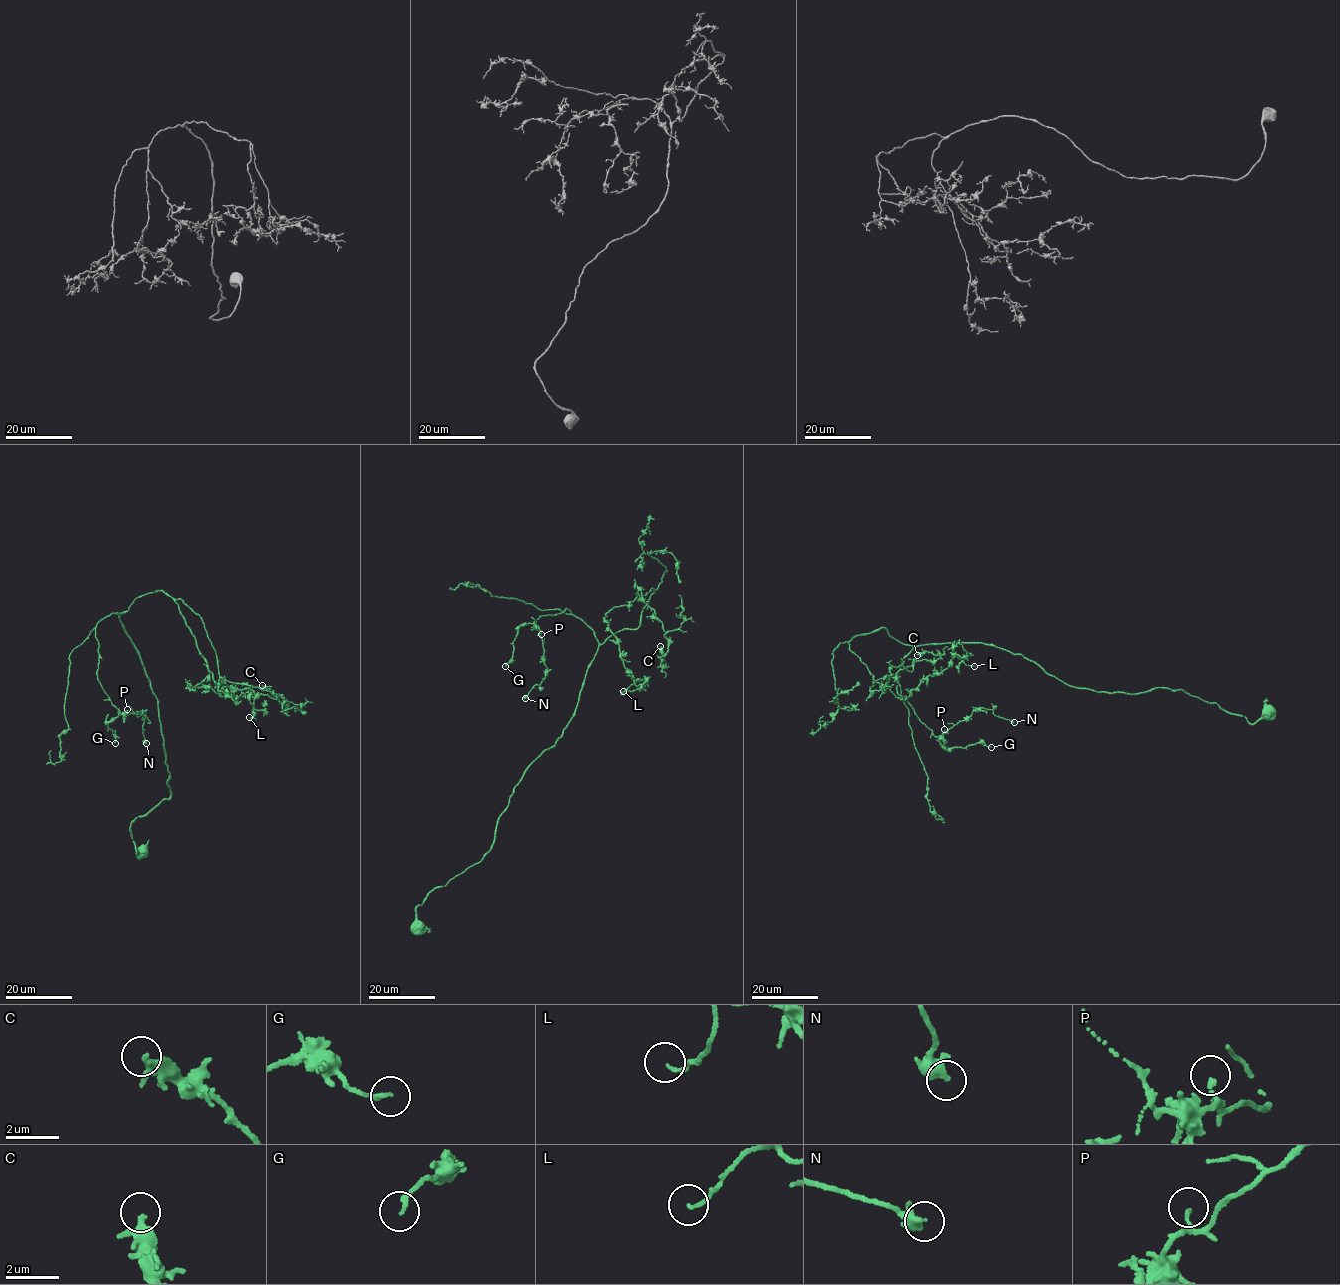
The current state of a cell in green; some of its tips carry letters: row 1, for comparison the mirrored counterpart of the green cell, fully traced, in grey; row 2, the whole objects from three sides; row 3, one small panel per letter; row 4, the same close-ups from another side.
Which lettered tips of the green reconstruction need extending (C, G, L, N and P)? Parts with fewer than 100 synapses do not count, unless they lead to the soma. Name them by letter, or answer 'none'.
none

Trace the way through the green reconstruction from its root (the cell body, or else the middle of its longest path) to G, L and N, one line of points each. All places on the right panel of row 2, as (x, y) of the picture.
G: (1268, 710), (1251, 724), (1181, 689), (1073, 687), (980, 642), (904, 656), (897, 693), (940, 744), (991, 747)
L: (1268, 710), (1073, 687), (980, 642), (849, 642), (901, 700), (955, 656), (974, 666)
N: (1268, 710), (1073, 687), (980, 642), (902, 659), (897, 693), (936, 737), (982, 708), (1014, 722)

